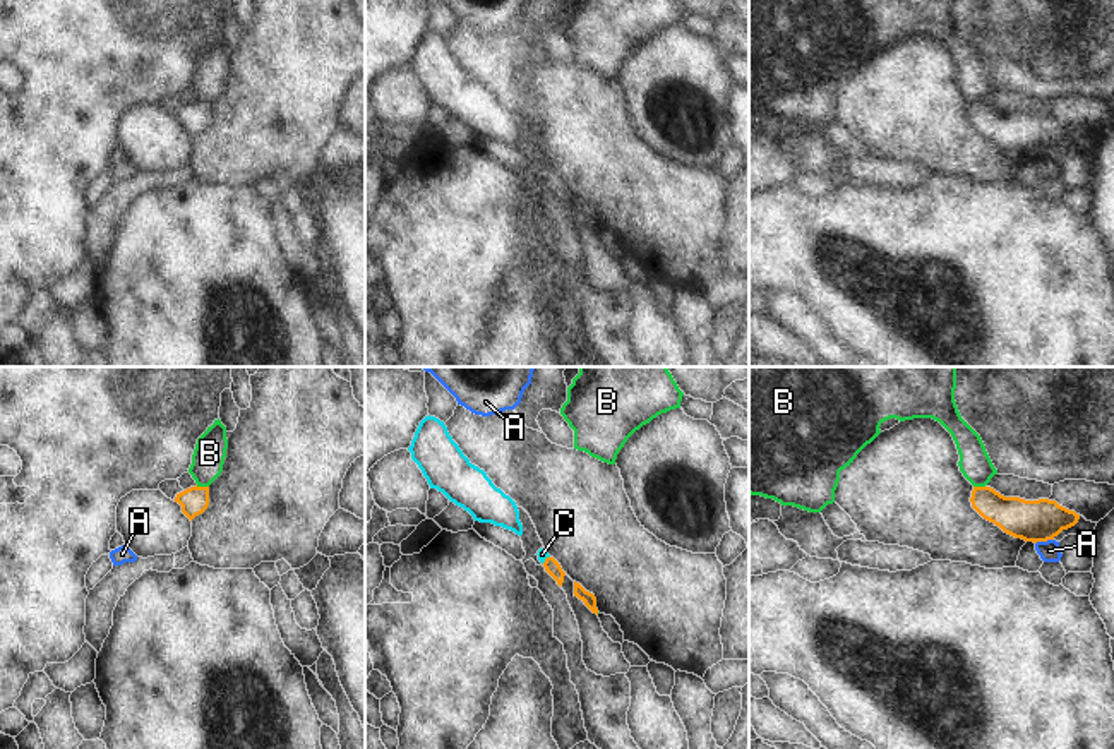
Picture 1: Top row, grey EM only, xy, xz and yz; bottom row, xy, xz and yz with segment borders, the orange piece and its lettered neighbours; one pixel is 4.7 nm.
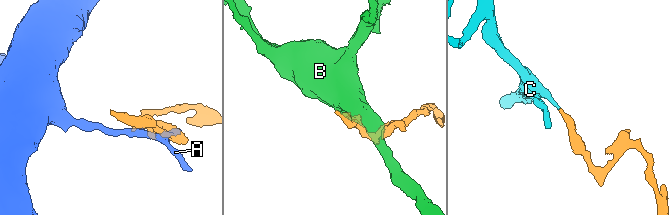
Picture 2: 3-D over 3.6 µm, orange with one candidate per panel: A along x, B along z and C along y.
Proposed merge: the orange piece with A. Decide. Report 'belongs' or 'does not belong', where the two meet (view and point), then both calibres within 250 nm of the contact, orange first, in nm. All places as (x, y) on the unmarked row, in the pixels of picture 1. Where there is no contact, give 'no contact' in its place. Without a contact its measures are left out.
does not belong; contact yz (1044, 156); calibres 200 and 100 nm

